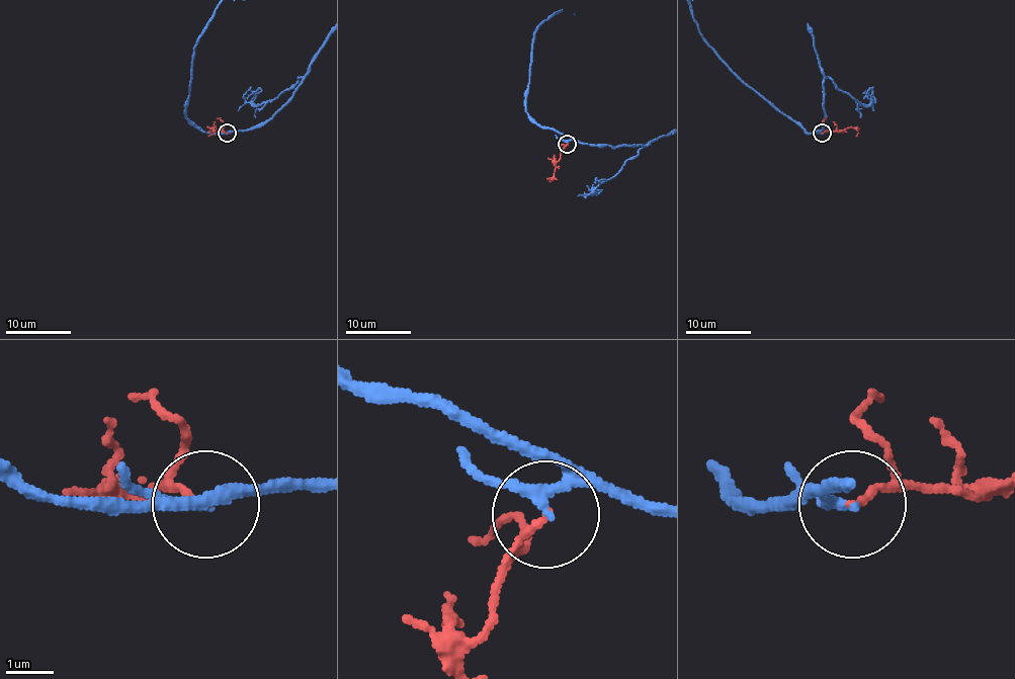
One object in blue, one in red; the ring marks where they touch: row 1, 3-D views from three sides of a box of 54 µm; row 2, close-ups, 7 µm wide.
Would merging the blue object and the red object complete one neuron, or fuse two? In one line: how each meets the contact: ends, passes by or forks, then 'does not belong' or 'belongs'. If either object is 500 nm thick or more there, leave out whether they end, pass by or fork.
blue passes by; red ends there; does not belong

